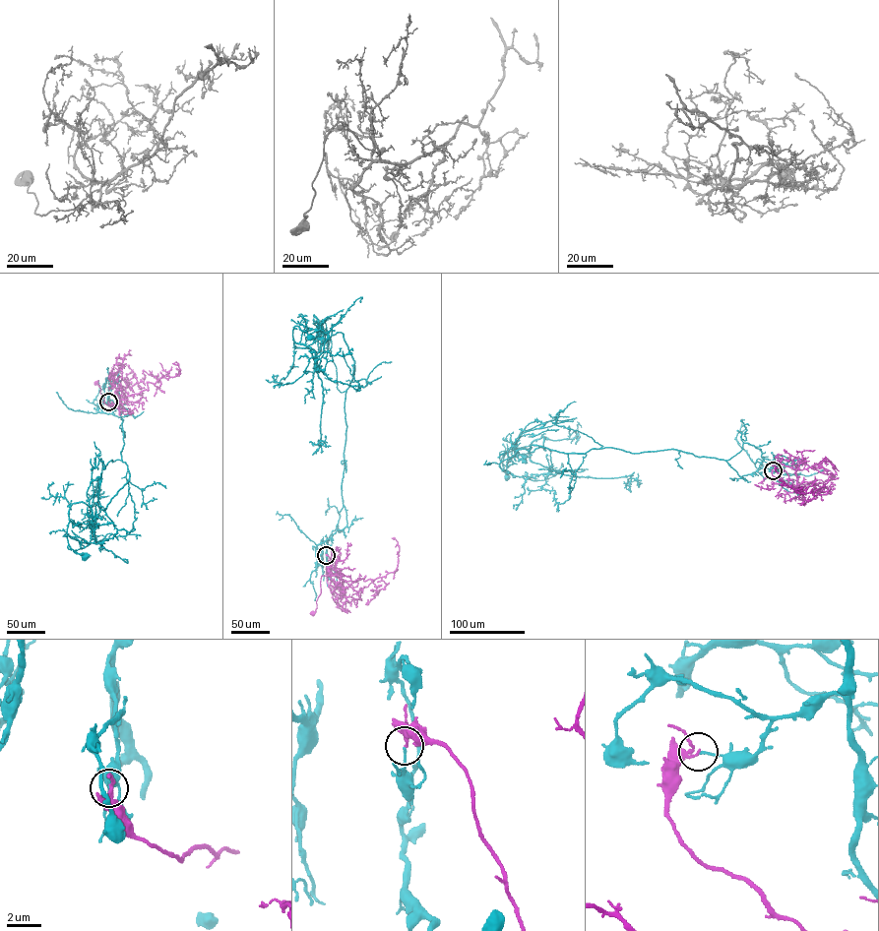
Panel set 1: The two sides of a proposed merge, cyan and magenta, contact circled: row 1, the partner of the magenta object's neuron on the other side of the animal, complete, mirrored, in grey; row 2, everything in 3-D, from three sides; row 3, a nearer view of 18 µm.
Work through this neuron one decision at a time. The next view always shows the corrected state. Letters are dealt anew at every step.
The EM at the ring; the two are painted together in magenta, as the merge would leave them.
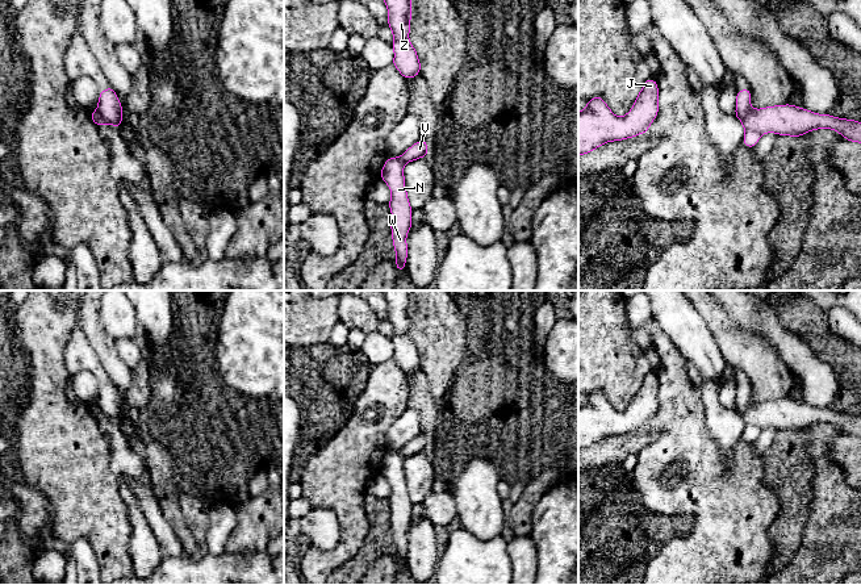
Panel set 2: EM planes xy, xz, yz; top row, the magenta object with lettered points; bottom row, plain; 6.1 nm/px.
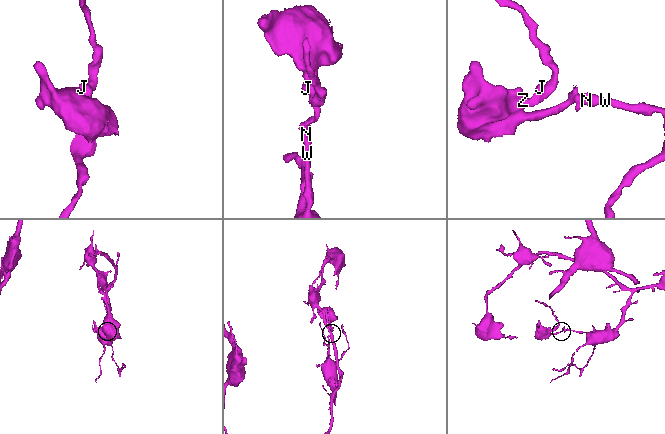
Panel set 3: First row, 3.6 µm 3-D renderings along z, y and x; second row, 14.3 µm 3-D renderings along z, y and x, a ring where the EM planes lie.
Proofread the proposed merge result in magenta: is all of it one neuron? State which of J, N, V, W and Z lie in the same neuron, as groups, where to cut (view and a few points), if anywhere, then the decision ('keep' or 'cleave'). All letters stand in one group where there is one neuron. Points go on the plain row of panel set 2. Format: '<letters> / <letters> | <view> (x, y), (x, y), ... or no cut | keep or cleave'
J V Z / N W | xy (99, 402), (107, 417) | cleave

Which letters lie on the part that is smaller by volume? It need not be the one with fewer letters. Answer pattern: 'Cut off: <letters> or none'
Cut off: J, V, Z

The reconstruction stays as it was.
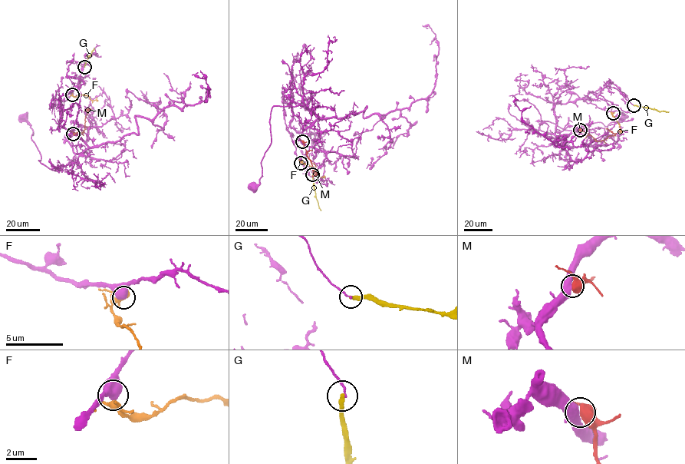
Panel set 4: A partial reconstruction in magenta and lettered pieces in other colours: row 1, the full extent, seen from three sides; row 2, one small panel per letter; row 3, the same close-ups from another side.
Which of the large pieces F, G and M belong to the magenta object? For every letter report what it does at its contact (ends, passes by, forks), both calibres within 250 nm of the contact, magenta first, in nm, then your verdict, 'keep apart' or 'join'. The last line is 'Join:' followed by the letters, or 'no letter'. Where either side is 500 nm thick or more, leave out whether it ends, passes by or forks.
F: 750 nm thick on the magenta side, 240 nm on the other; keep apart
G: it ends there; 140 nm thick on the magenta side, 280 nm on the other; keep apart
M: 550 nm thick on the magenta side, 600 nm on the other; keep apart
Join: no letter

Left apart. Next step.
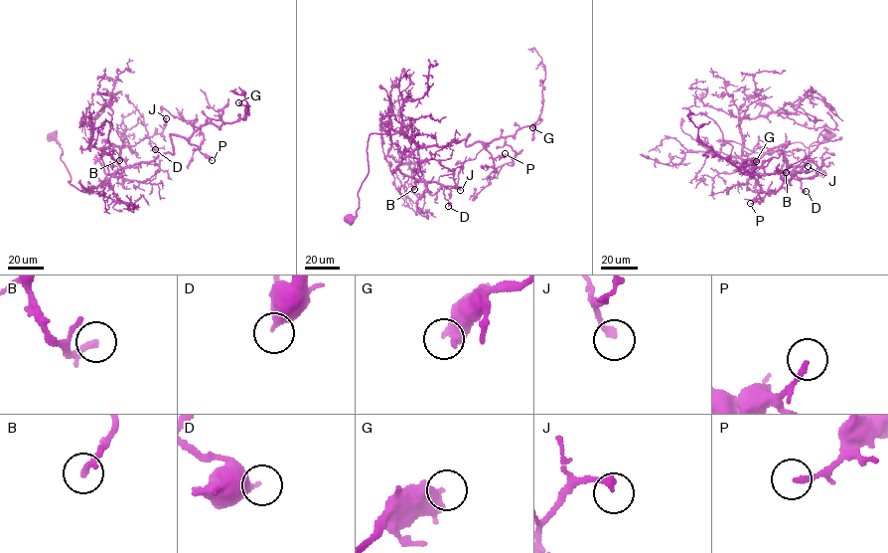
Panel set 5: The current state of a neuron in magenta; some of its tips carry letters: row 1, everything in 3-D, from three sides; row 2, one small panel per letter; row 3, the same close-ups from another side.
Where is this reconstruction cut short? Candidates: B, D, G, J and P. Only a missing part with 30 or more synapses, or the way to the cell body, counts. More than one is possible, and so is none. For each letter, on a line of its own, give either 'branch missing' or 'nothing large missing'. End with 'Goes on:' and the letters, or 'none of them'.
B: branch missing
D: nothing large missing
G: nothing large missing
J: nothing large missing
P: nothing large missing
Goes on: B

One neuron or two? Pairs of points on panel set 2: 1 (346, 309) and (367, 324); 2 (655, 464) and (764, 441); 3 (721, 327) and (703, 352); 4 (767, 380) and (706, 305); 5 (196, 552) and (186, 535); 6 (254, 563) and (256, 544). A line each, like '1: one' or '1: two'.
1: one
2: two
3: two
4: one
5: one
6: two

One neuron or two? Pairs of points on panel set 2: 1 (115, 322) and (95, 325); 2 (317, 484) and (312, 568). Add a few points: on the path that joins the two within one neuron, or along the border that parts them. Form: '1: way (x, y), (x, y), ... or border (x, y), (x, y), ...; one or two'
1: border (99, 304), (99, 316), (104, 330), (115, 341); two
2: way (341, 508), (347, 514), (347, 543), (335, 555); one

